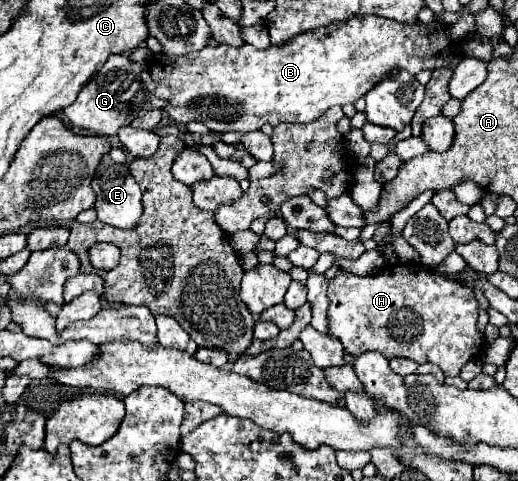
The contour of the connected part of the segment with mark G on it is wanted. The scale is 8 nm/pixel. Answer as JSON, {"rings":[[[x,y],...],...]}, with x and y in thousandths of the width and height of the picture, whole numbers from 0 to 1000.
{"rings":[[[216,112],[205,133],[197,137],[185,158],[154,187],[143,216],[124,225],[124,241],[131,245],[135,262],[154,274],[193,279],[193,283],[220,283],[228,266],[247,262],[259,245],[278,241],[297,225],[313,225],[317,212],[297,200],[297,170],[278,137],[259,133],[239,112]]]}

